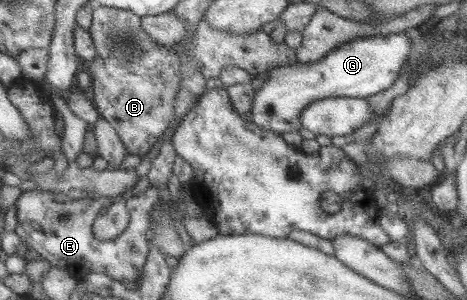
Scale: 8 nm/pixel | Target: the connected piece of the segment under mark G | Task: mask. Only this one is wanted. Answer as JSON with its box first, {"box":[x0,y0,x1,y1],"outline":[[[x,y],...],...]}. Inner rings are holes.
{"box":[250,30,415,133],"outline":[[[415,30],[386,36],[361,36],[338,45],[338,47],[331,49],[324,58],[311,64],[296,63],[291,66],[272,68],[269,78],[263,83],[263,87],[256,91],[253,103],[250,105],[253,115],[252,121],[263,130],[270,130],[274,133],[298,132],[302,128],[299,115],[313,101],[330,97],[368,98],[370,95],[388,89],[396,81],[402,64],[411,52],[410,32],[415,32]]]}

